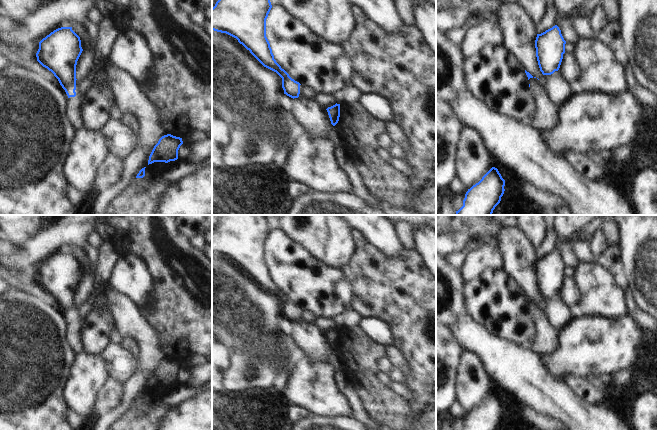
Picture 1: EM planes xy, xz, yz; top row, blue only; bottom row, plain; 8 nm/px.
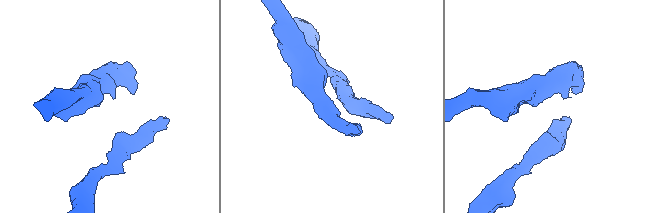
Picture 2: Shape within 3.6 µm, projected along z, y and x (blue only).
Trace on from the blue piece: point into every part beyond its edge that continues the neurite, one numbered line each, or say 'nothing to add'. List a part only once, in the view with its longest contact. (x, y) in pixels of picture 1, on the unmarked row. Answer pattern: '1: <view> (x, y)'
1: xy (82, 310)

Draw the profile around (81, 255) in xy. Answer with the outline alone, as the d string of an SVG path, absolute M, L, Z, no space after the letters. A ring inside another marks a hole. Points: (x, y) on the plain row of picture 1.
M74 248L71 250L72 251L72 254L81 262L83 263L88 263L88 260L87 260L87 253L88 251L85 251L85 250L82 250L80 248Z

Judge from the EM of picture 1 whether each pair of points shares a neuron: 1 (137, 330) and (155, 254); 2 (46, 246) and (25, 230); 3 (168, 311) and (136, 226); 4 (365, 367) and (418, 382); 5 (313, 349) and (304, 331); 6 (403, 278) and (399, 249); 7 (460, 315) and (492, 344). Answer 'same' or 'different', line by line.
1: different
2: different
3: same
4: different
5: same
6: different
7: same

